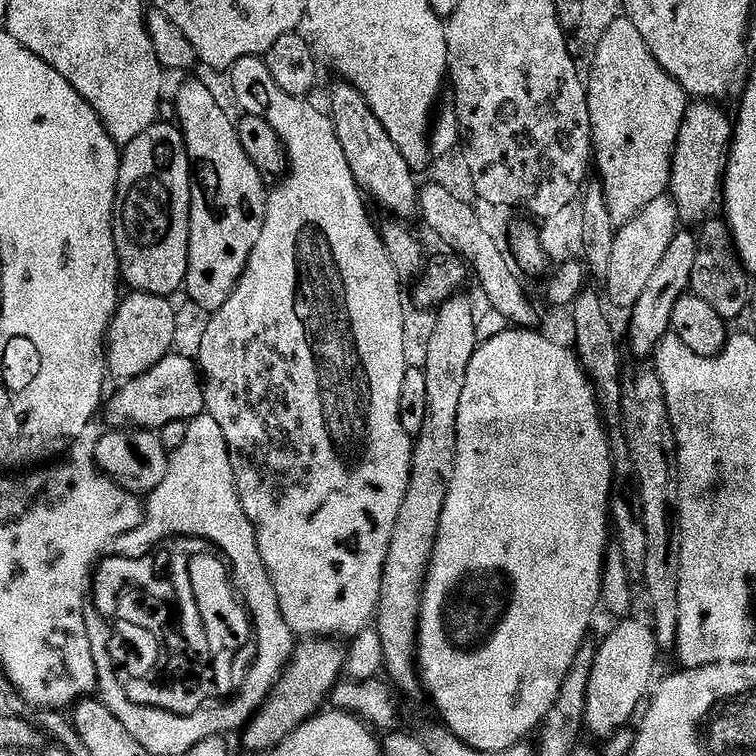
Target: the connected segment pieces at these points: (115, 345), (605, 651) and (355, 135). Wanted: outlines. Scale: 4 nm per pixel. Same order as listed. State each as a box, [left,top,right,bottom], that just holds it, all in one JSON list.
[[106,290,176,382],[584,618,658,738],[328,82,418,222]]

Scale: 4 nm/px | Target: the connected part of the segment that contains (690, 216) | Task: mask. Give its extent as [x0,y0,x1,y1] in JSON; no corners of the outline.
[668,99,734,226]

